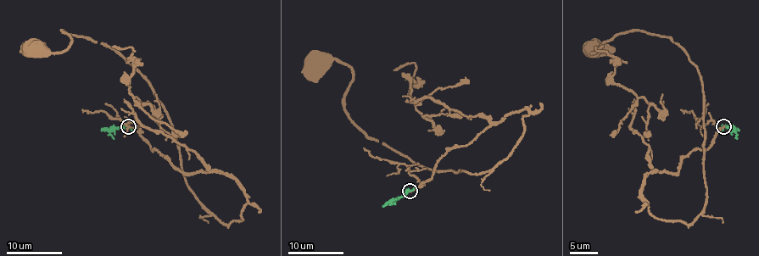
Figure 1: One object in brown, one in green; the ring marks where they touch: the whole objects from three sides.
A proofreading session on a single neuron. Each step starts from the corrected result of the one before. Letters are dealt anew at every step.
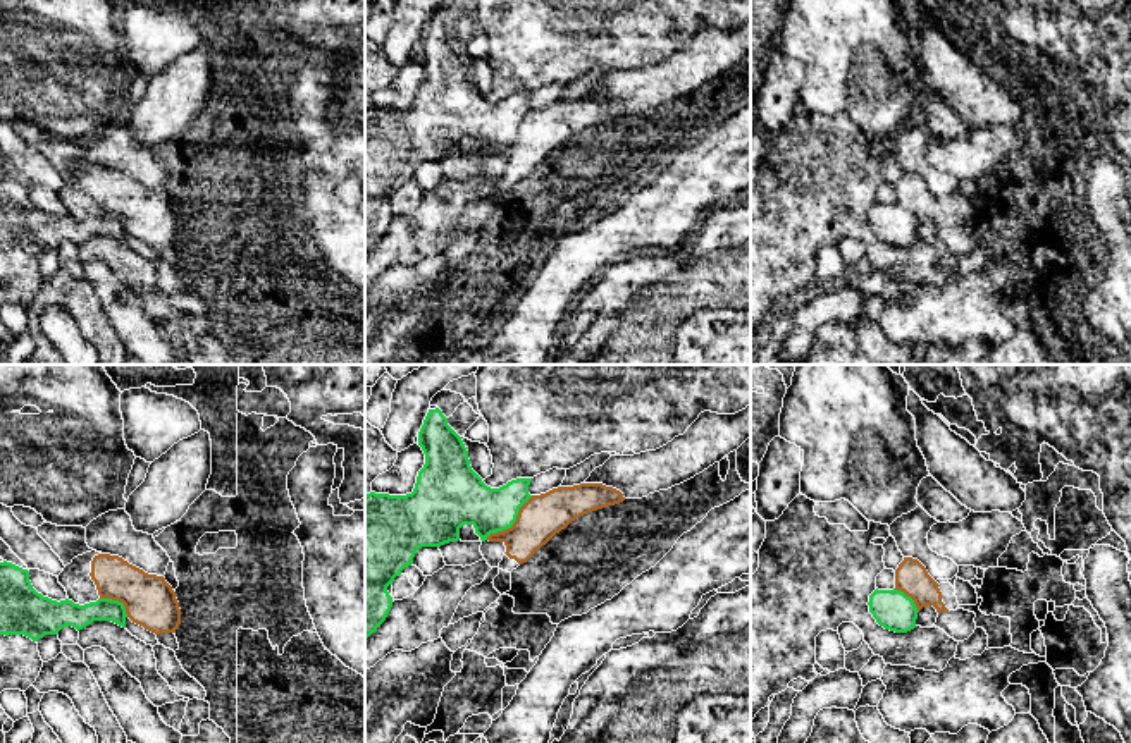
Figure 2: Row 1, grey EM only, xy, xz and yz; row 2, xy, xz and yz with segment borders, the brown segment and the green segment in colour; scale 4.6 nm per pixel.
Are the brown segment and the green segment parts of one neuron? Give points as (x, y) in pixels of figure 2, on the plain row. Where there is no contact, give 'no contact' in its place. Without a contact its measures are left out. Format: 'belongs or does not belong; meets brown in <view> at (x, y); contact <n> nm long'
does not belong; meets brown in xz at (513, 138); contact 300 nm long

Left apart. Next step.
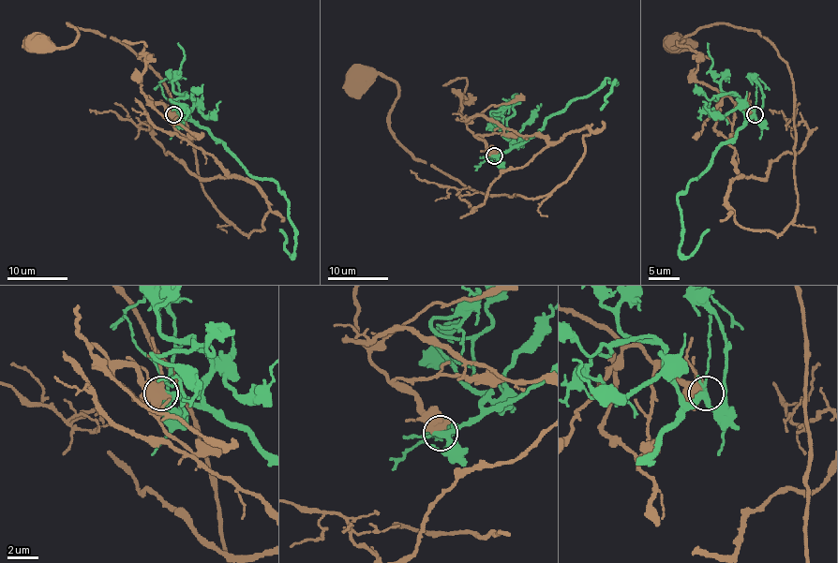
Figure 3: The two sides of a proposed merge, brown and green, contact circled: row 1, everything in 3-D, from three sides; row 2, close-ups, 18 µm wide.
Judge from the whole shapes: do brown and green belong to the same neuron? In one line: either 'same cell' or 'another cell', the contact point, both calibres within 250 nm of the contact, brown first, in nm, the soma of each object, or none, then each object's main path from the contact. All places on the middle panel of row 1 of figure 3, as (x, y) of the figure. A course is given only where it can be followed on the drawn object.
same cell; at (494, 155); 550 nm thick on the brown side, 340 nm on the other; cell body of brown at (358, 79); no cell body on green; brown runs (494, 155), (475, 136), (589, 131), (549, 193), (477, 193), (396, 139), (392, 80), (357, 75); green runs (494, 155), (524, 143), (548, 117), (569, 102), (591, 95), (606, 78), (615, 81), (600, 110)

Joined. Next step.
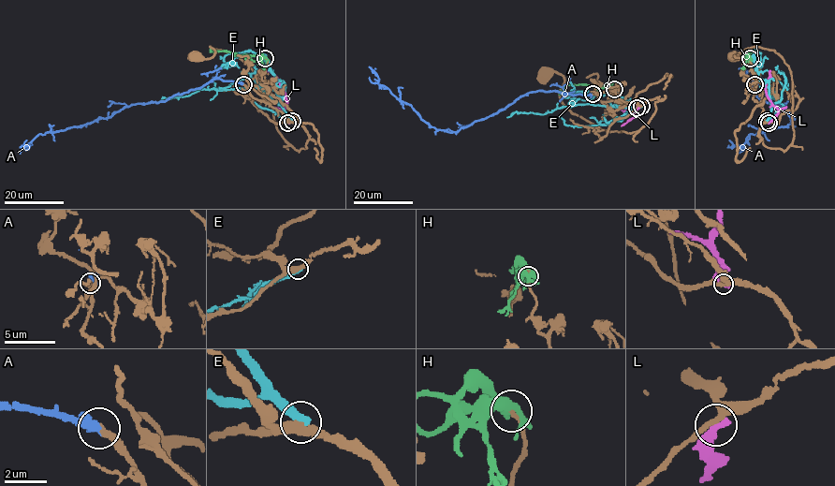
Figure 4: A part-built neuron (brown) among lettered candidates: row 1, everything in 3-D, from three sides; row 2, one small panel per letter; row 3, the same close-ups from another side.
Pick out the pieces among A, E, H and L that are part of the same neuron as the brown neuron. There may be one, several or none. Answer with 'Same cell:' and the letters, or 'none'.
Same cell: A

